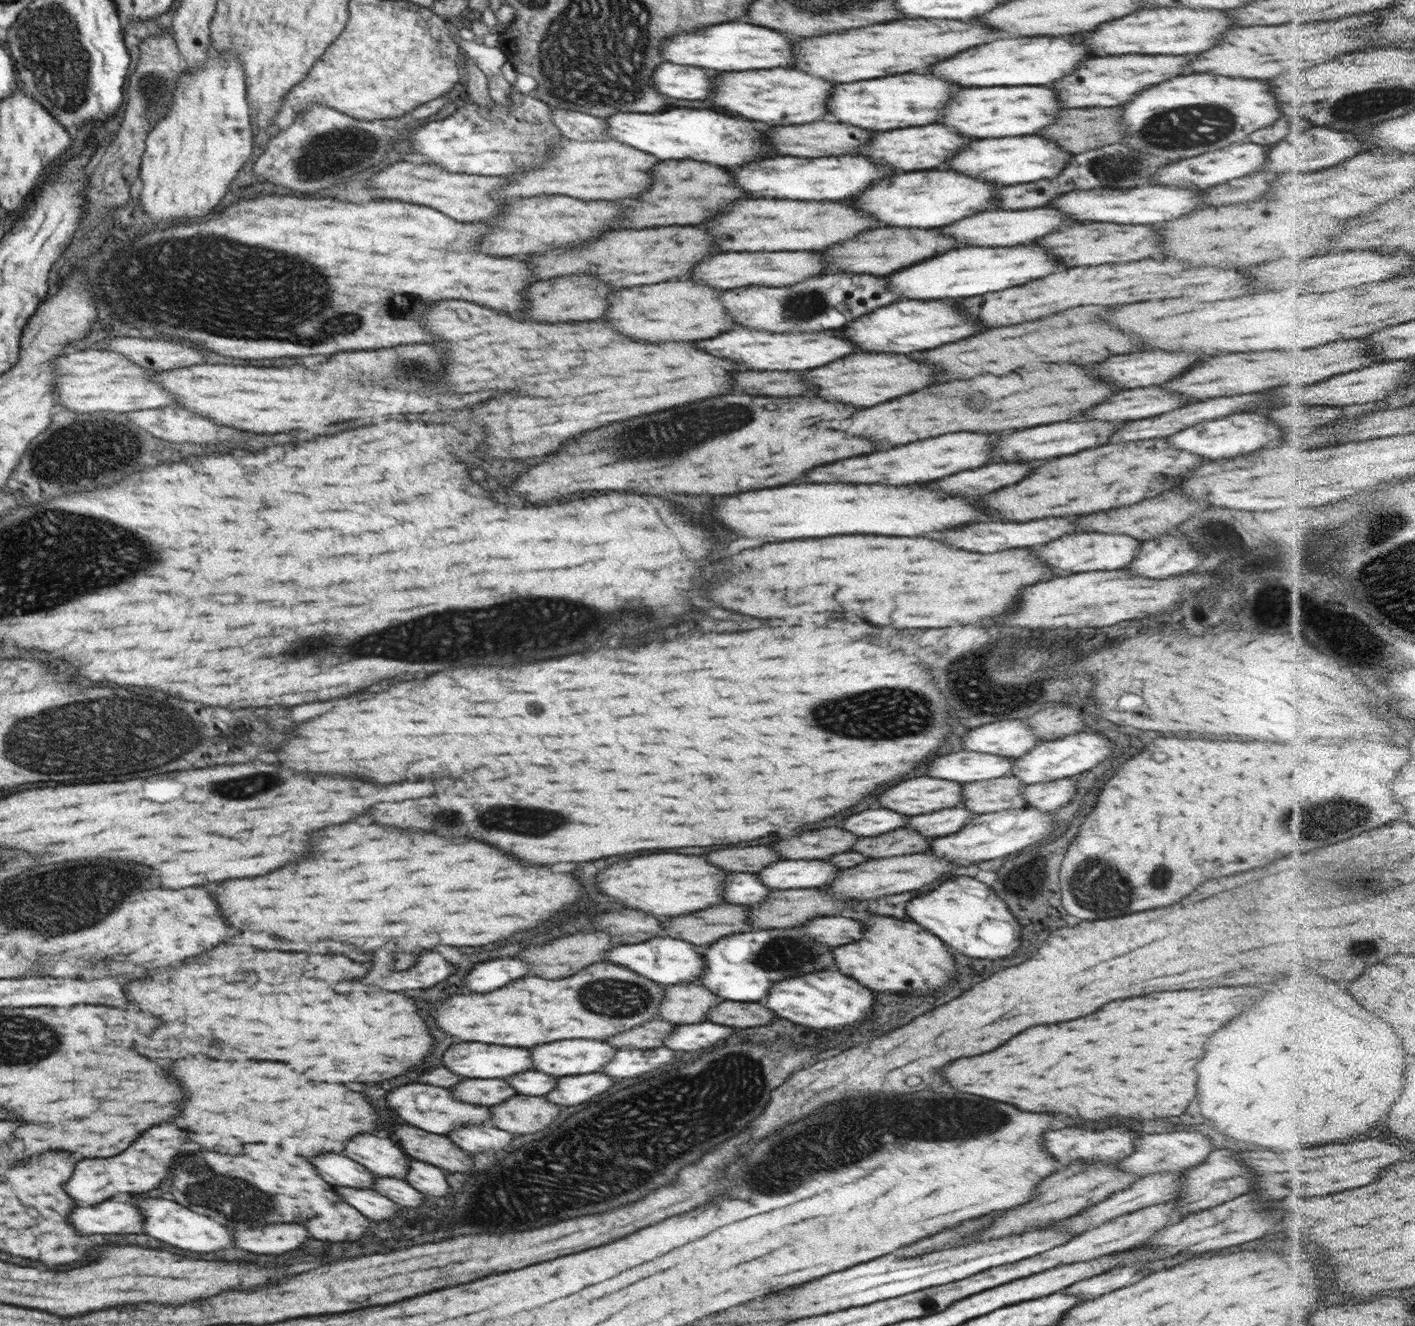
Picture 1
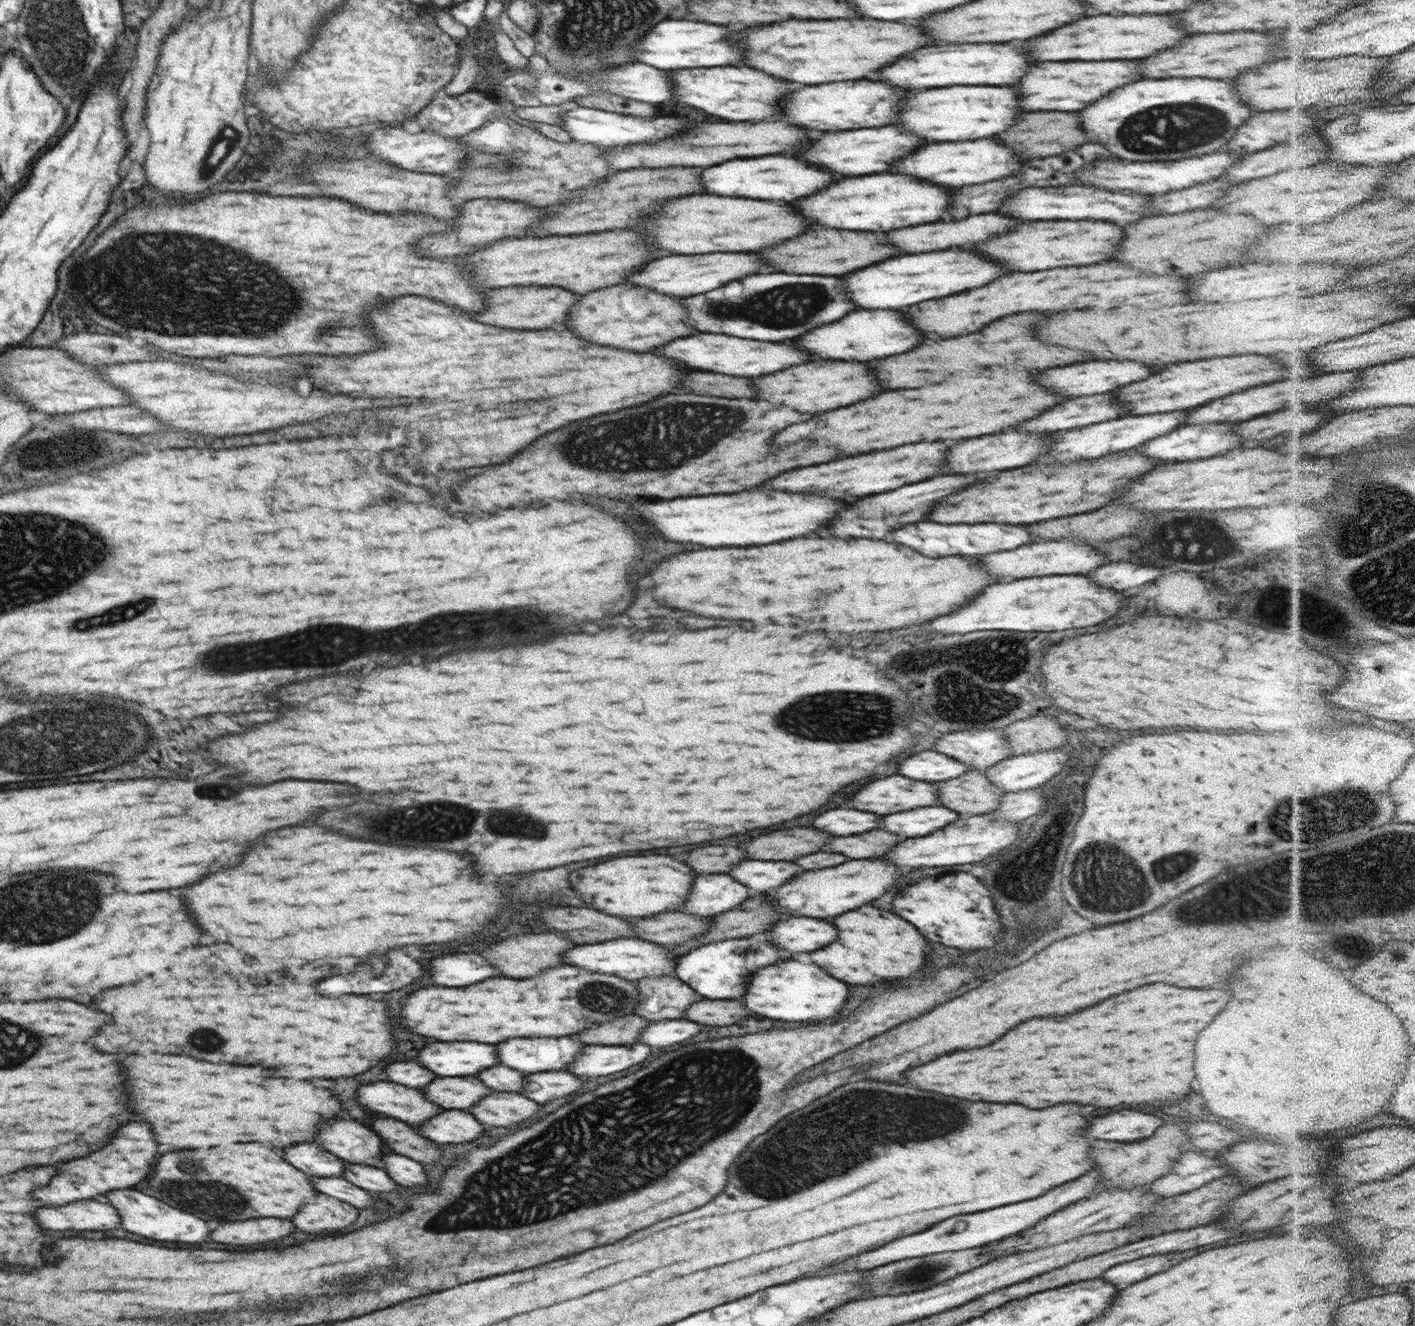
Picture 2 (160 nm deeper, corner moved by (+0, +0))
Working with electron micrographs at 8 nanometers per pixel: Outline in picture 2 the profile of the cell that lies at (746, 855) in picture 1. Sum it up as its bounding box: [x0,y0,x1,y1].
[676,846,746,874]

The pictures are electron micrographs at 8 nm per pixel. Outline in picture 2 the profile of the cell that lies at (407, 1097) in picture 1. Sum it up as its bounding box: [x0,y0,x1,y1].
[356,1082,442,1124]

